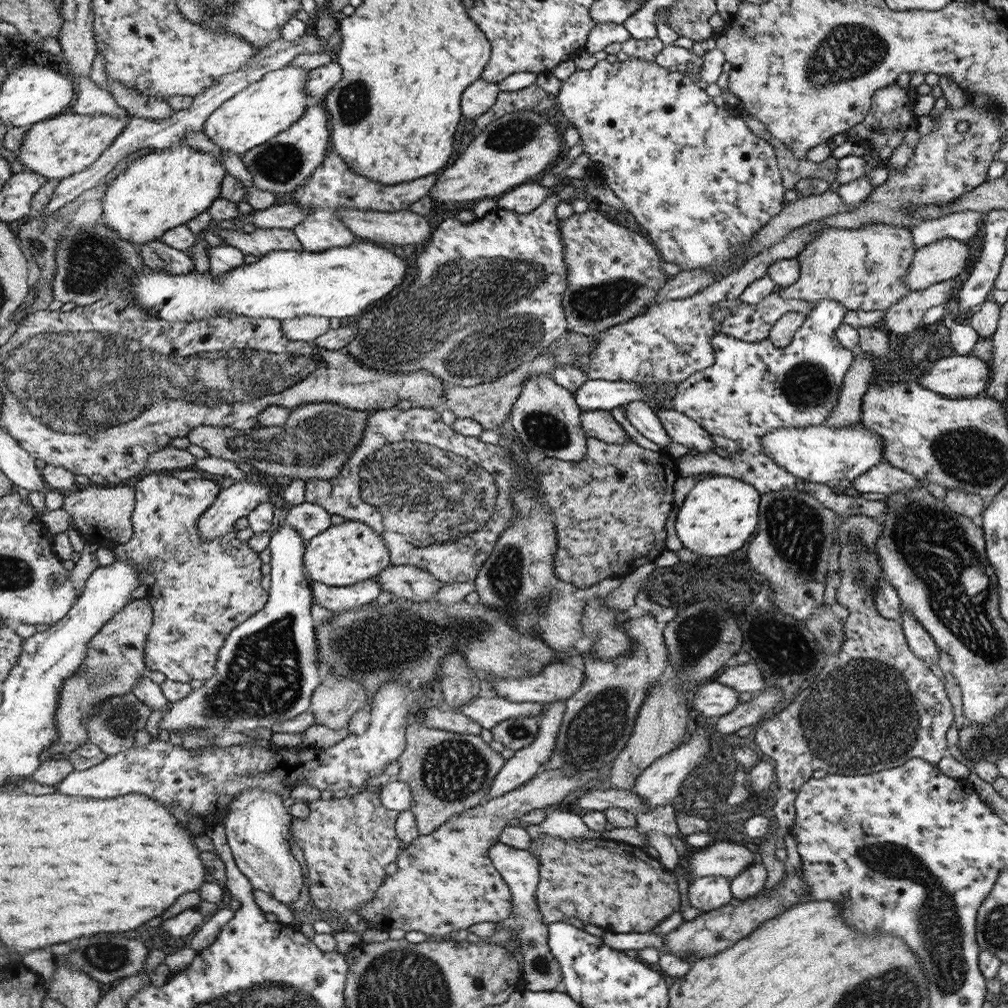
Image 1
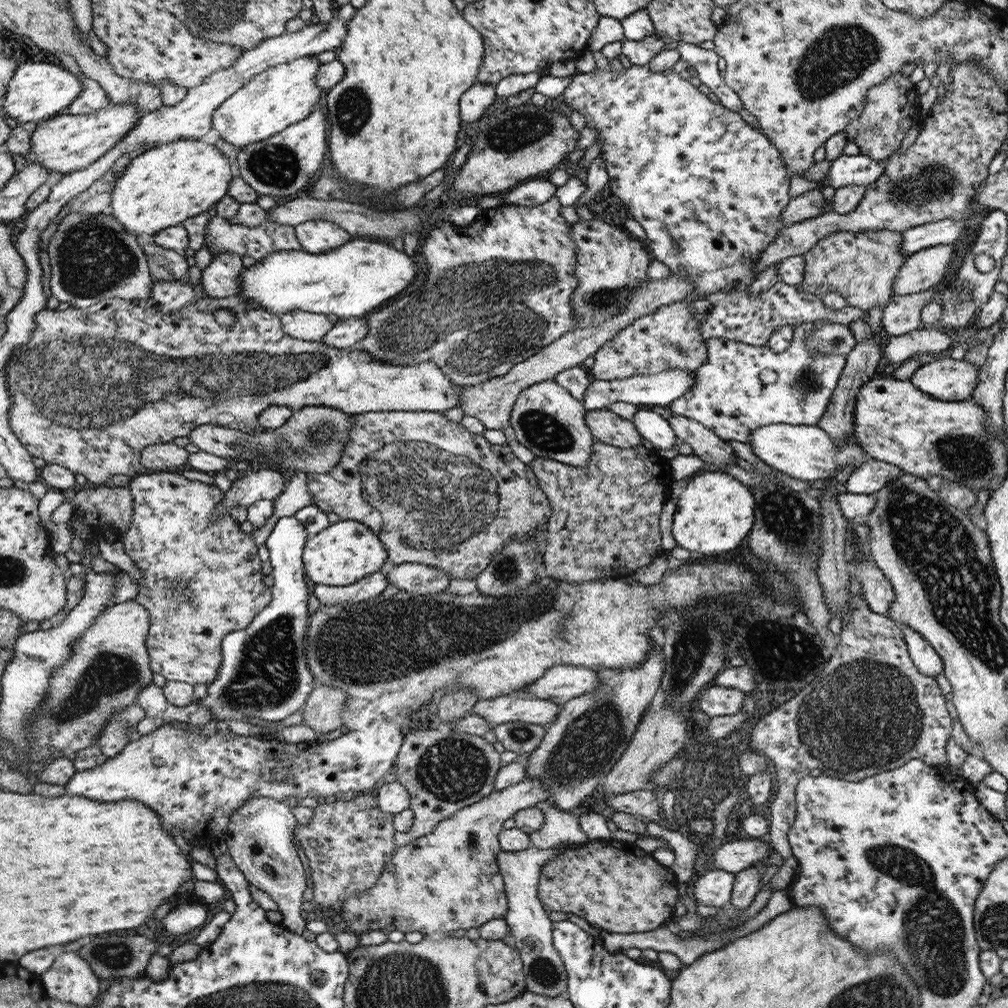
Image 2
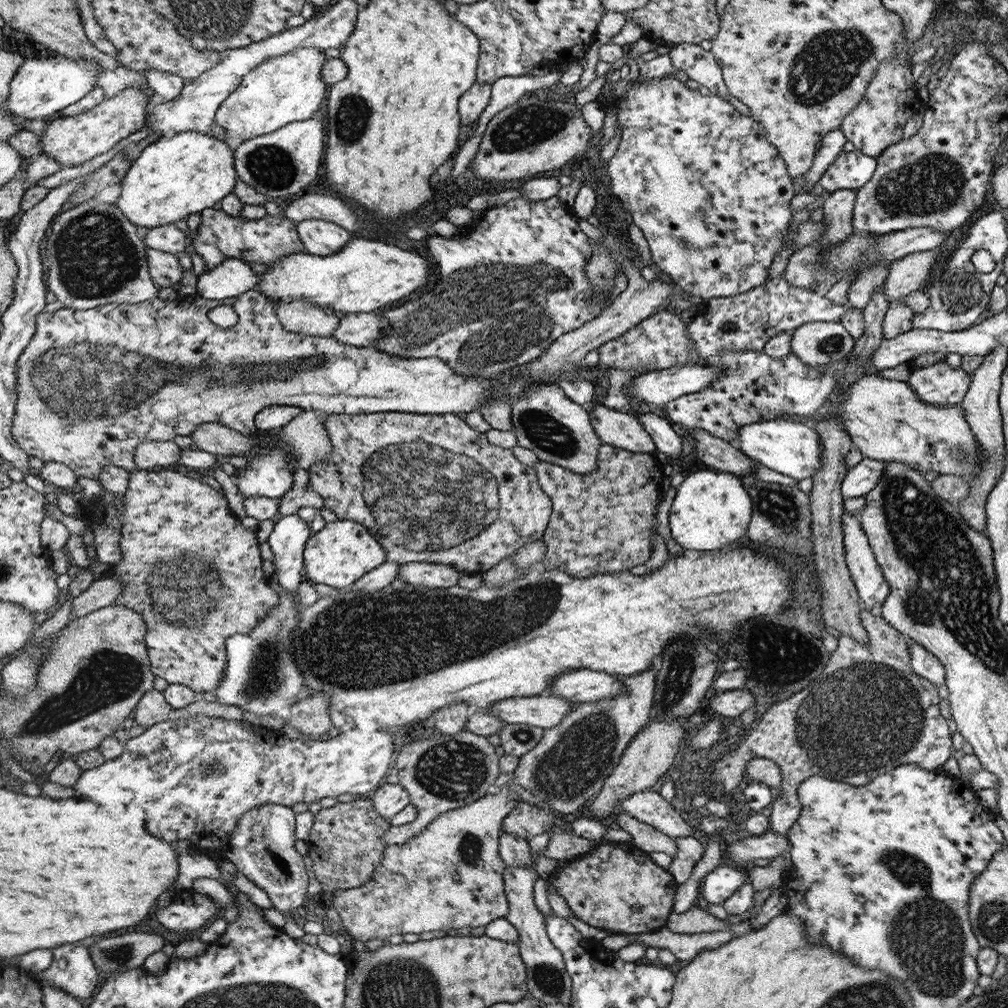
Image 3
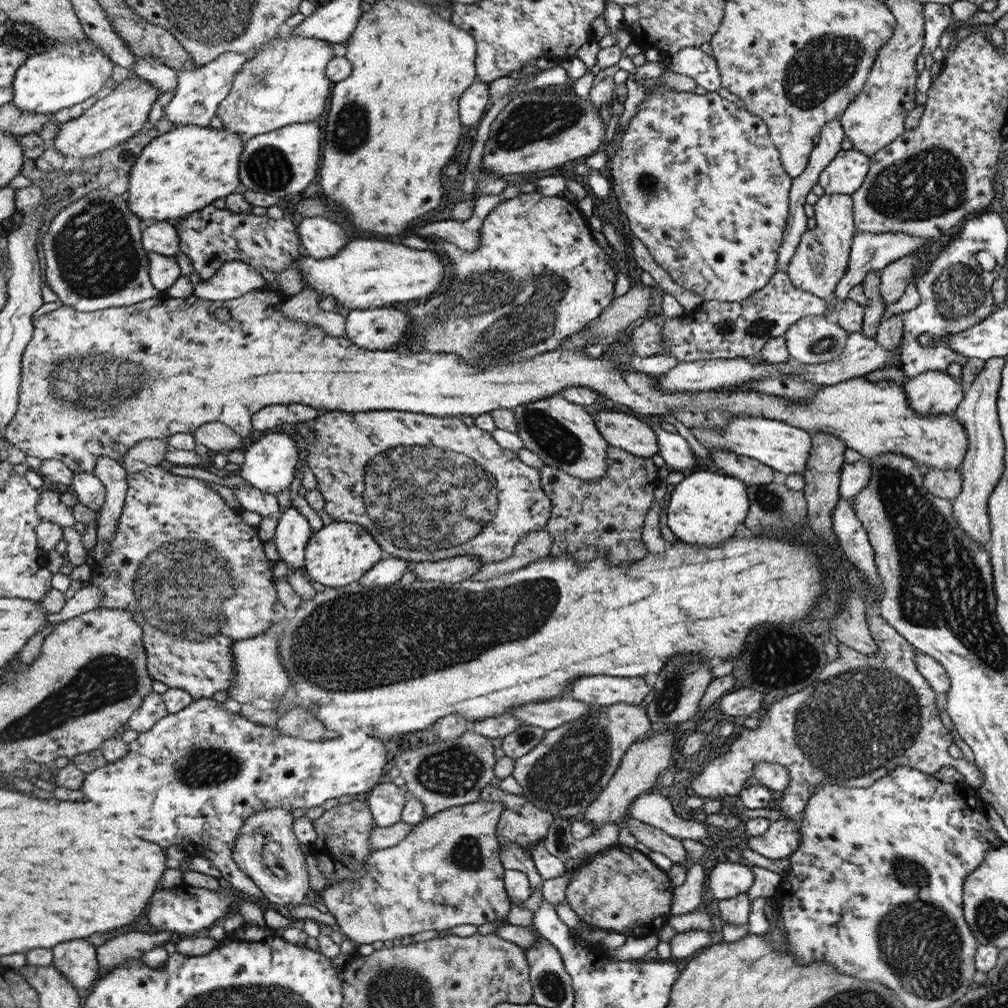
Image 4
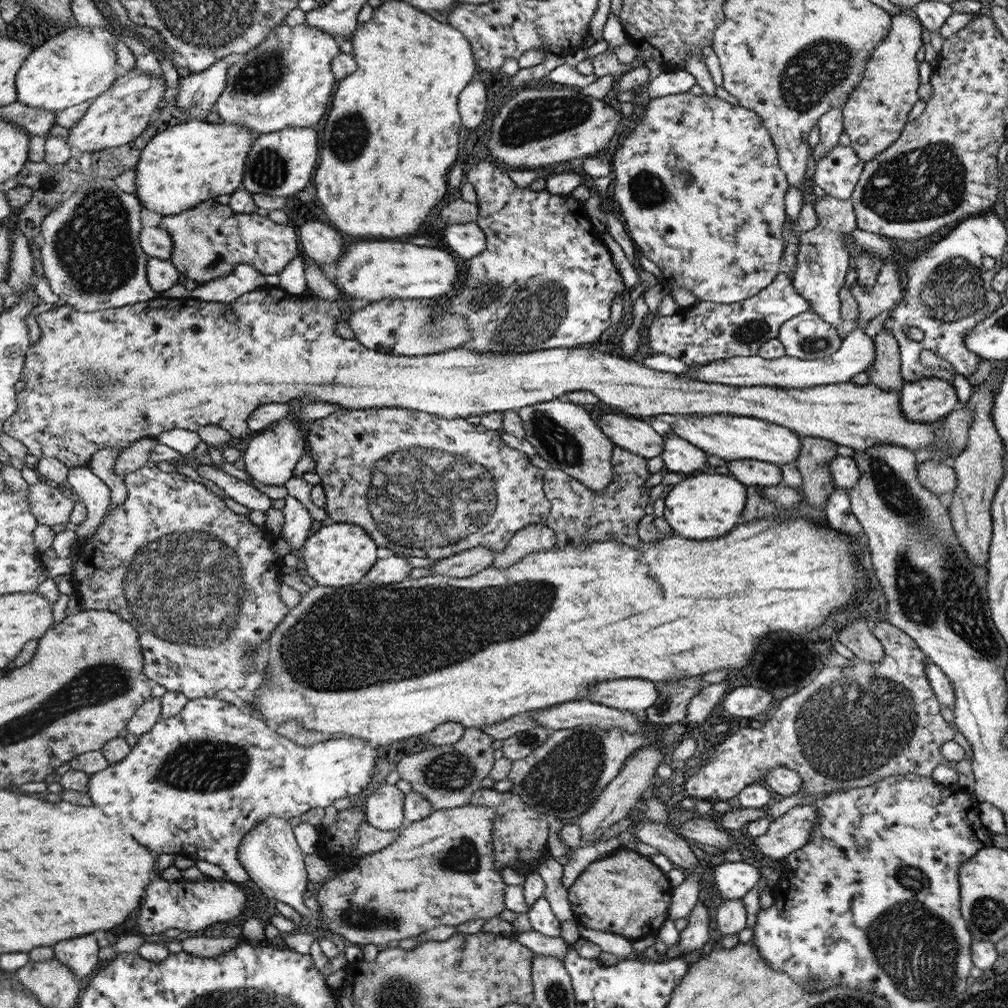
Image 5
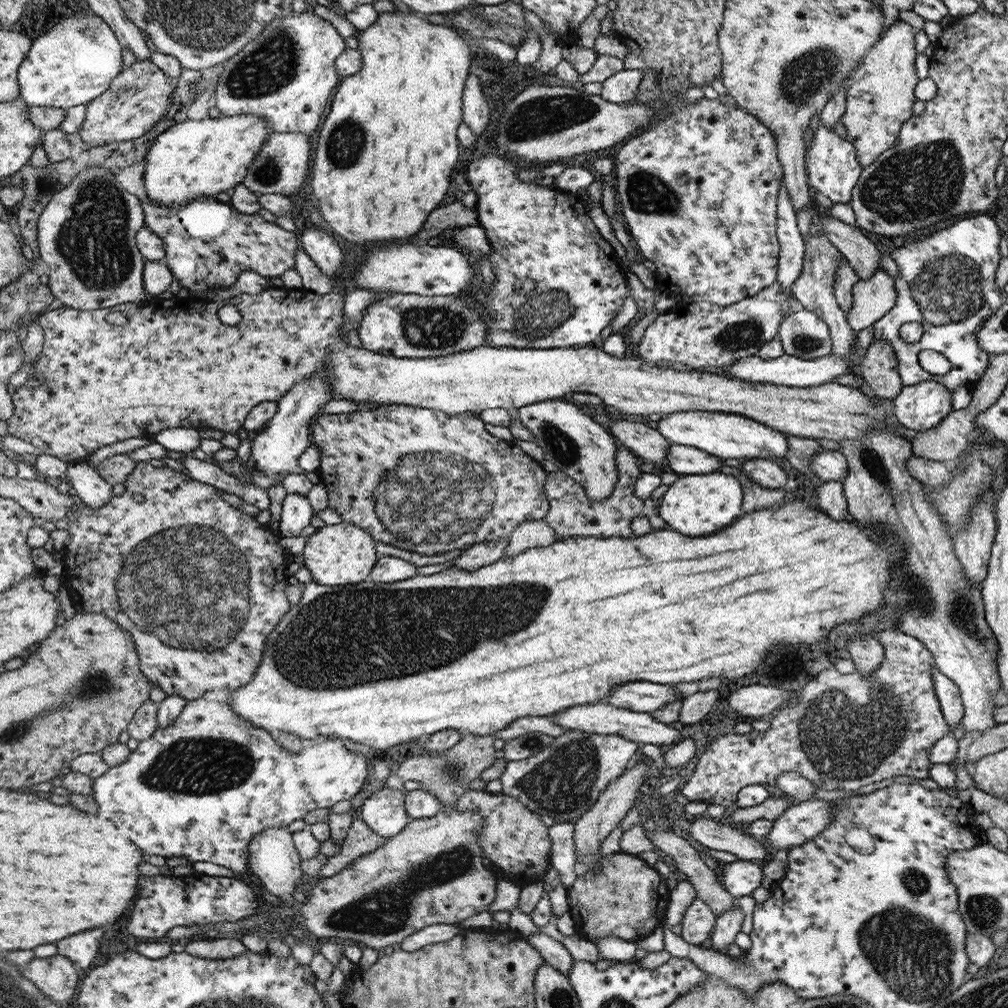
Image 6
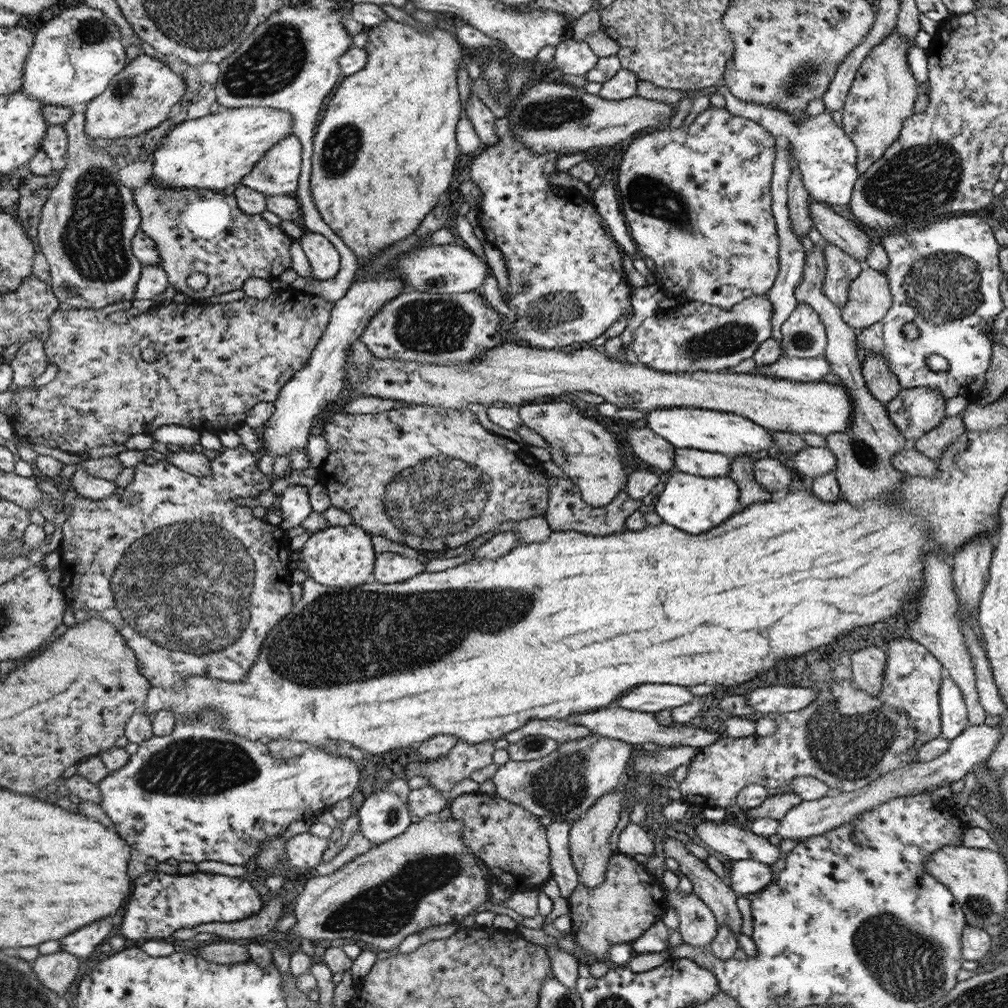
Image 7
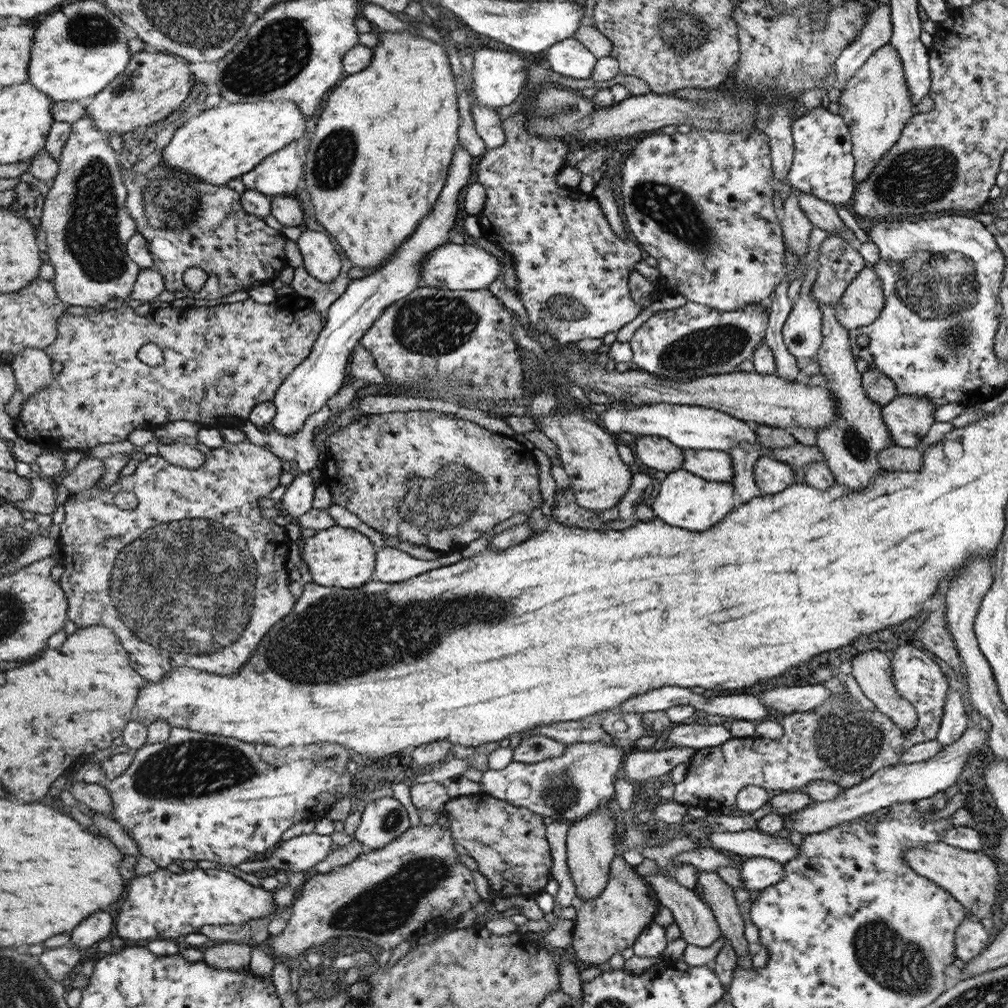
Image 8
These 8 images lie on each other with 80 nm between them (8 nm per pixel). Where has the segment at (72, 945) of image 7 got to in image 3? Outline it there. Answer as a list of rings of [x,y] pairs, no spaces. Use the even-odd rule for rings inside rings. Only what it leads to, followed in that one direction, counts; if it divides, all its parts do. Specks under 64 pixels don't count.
[[[64,944],[58,946],[54,950],[54,958],[52,964],[39,973],[39,976],[47,980],[51,986],[62,988],[64,992],[75,996],[76,998],[91,998],[98,990],[98,969],[90,960],[90,954],[86,948],[82,946],[72,946],[72,944]]]

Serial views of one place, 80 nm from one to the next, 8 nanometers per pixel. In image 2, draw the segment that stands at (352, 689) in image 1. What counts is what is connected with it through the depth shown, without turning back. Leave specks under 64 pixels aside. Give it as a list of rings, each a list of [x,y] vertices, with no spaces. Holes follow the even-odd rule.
[[[317,685],[309,695],[309,700],[301,708],[303,723],[315,733],[344,729],[342,712],[345,710],[347,692],[340,687]]]

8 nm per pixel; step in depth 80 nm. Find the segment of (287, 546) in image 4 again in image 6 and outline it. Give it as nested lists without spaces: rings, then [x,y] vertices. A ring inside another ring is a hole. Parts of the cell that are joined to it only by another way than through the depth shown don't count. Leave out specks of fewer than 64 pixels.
[[[288,493],[283,500],[279,534],[286,537],[301,536],[315,513],[306,496]]]

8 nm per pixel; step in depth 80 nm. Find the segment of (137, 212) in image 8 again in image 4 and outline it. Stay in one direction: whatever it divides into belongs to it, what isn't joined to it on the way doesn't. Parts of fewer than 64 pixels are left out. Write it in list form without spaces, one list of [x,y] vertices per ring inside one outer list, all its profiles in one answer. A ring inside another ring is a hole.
[[[212,204],[184,217],[186,221],[182,224],[178,221],[174,225],[181,238],[180,250],[188,255],[201,279],[210,278],[231,260],[245,262],[258,270],[266,268],[278,275],[290,268],[298,257],[306,254],[300,246],[296,226],[288,217],[274,219],[268,215],[257,216],[252,212],[234,214]]]

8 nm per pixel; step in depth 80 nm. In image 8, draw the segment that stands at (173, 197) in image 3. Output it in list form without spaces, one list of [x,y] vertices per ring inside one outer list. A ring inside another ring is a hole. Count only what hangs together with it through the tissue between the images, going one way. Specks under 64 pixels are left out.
[[[260,100],[254,103],[238,102],[236,104],[222,102],[216,107],[206,109],[200,116],[185,118],[184,124],[176,130],[170,143],[163,150],[161,162],[165,166],[181,170],[208,184],[216,186],[228,184],[230,180],[252,171],[268,155],[306,136],[306,130],[309,130],[308,124],[309,120],[291,100]]]

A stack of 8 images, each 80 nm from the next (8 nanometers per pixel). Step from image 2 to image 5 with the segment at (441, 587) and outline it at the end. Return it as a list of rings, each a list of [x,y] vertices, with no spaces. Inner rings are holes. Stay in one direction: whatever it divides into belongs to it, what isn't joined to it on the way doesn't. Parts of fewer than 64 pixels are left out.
[[[485,546],[471,548],[457,555],[434,561],[430,565],[432,575],[466,578],[482,572],[493,563],[496,552]]]

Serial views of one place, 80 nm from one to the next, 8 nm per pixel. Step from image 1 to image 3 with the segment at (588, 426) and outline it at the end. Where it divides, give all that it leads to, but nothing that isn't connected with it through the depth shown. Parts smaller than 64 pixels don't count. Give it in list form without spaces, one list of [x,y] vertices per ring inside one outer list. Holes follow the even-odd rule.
[[[604,405],[590,411],[593,428],[602,442],[630,452],[654,452],[656,445],[649,431],[634,415]]]

